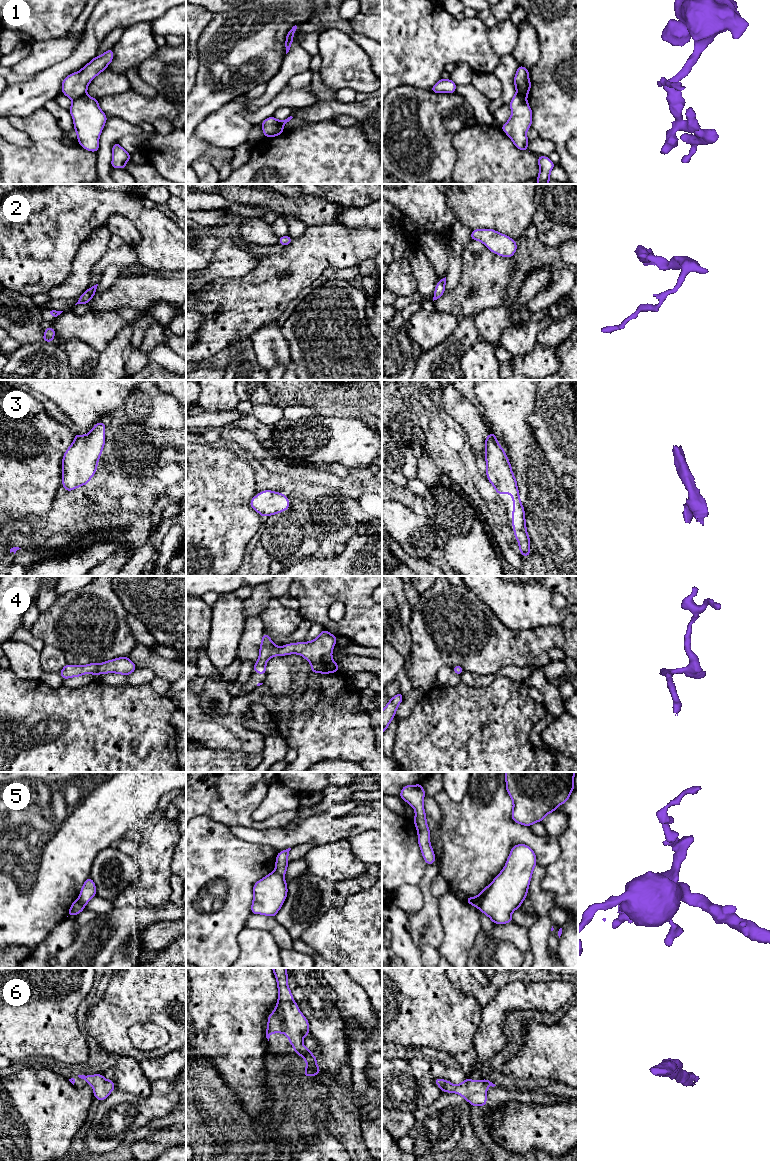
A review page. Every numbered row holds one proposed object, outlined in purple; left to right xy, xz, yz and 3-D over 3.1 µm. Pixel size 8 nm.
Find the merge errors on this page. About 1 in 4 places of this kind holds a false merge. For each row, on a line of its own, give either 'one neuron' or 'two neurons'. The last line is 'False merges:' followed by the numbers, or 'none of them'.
1: two neurons
2: one neuron
3: one neuron
4: one neuron
5: two neurons
6: one neuron
False merges: 1, 5

